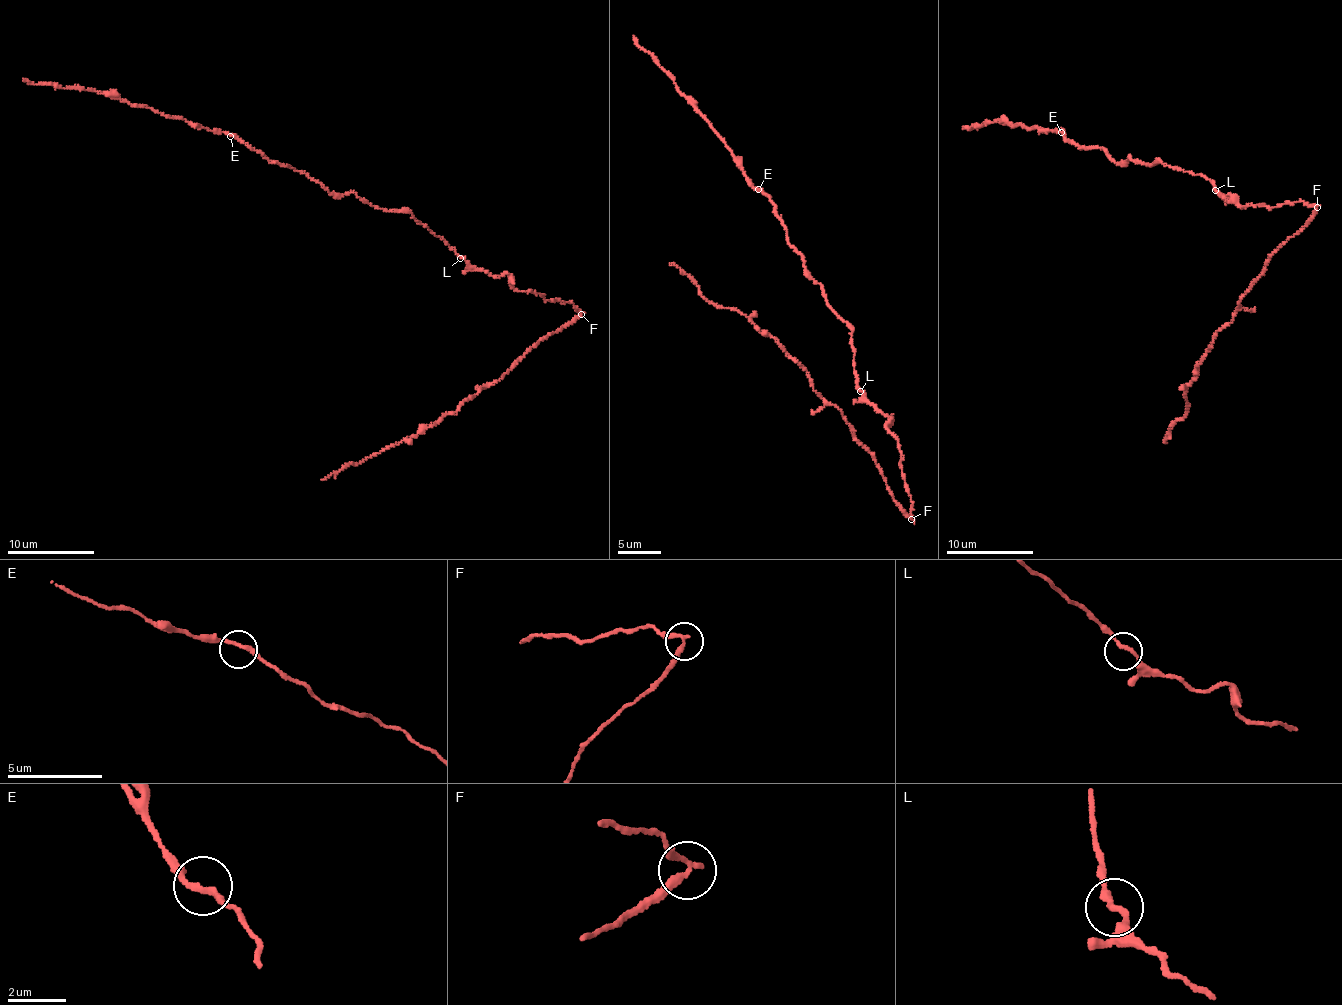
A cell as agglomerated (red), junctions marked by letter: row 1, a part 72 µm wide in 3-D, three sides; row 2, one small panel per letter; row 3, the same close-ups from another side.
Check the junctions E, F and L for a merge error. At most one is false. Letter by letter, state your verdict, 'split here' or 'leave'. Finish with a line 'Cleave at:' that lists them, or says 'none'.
E: leave
F: split here
L: leave
Cleave at: F

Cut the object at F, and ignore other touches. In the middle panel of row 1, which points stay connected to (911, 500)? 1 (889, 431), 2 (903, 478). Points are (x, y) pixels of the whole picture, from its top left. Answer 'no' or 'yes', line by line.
1: yes
2: yes

